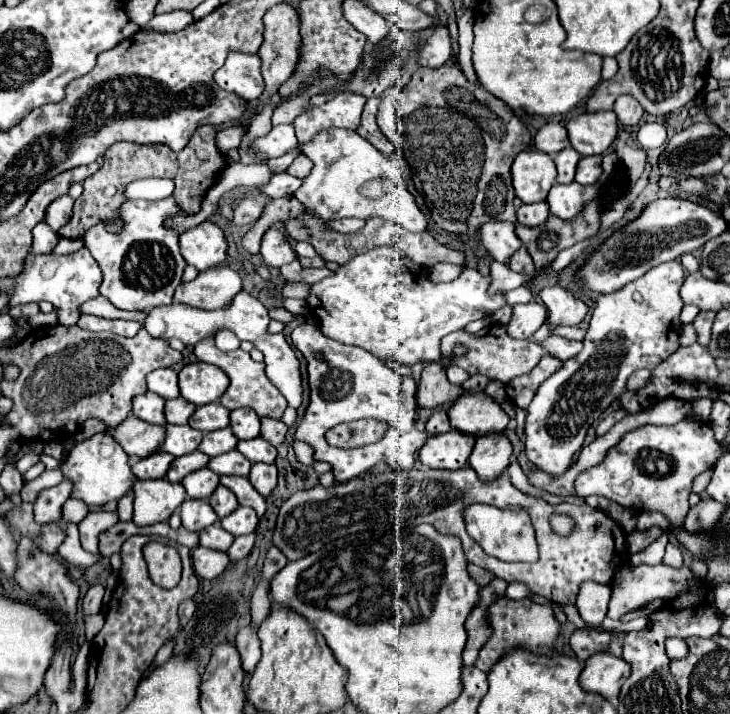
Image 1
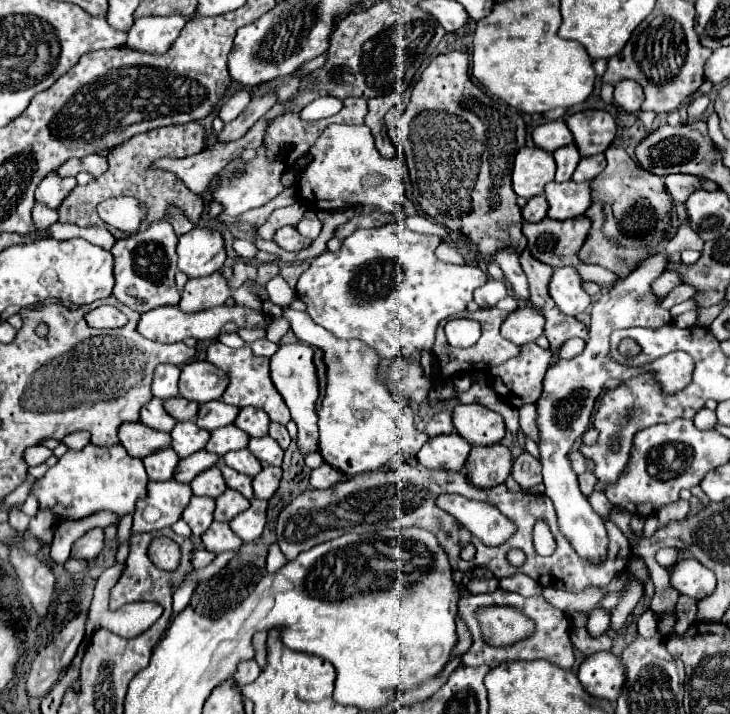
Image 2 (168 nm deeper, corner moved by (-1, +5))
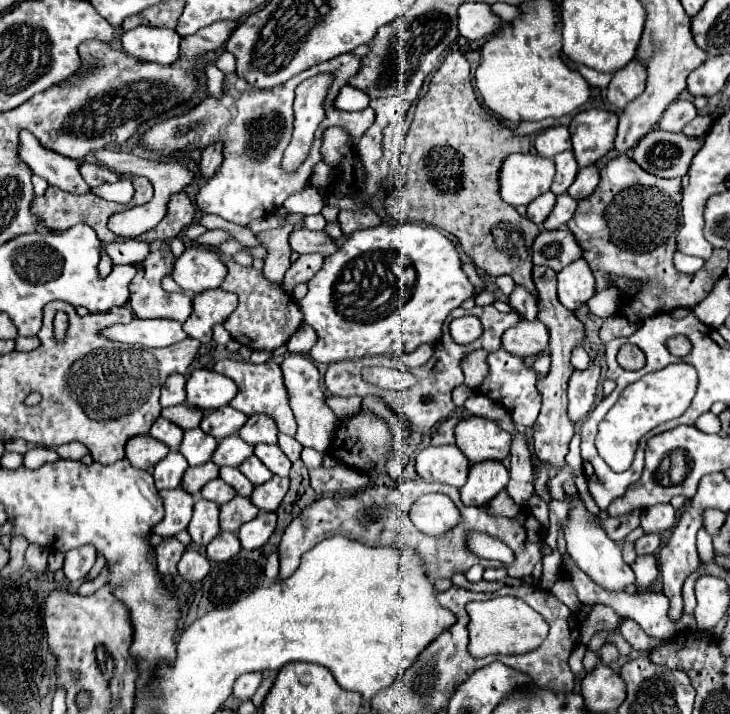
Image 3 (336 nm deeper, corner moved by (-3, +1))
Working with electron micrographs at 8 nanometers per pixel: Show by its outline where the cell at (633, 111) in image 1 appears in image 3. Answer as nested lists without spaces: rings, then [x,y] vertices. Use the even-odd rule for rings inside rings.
[[[634,58],[628,66],[616,72],[608,84],[608,102],[616,108],[624,108],[628,102],[638,98],[646,86],[646,66]]]

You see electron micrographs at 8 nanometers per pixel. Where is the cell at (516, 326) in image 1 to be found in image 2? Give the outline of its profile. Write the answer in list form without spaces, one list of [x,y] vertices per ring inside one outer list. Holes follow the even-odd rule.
[[[524,304],[510,312],[502,322],[502,336],[514,344],[528,344],[544,334],[544,318],[536,306]]]

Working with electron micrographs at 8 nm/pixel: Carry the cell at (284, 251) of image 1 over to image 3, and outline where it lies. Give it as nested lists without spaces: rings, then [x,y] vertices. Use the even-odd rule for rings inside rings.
[[[300,228],[294,230],[290,234],[290,246],[292,250],[296,250],[298,254],[306,254],[306,252],[320,252],[322,256],[330,256],[338,250],[336,240],[332,240],[324,230],[308,230],[308,228]]]

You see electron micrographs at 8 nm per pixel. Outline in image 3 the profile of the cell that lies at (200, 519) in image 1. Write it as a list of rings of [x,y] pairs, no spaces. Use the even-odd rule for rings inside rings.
[[[198,500],[194,504],[194,516],[190,520],[188,532],[194,544],[208,546],[208,542],[212,542],[212,538],[216,538],[216,534],[220,532],[218,504],[210,500]]]

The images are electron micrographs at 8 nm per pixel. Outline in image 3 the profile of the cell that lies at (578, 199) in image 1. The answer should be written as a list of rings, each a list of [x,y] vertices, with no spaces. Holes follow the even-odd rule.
[[[560,194],[558,200],[556,200],[556,206],[552,210],[552,214],[544,222],[544,228],[546,230],[558,230],[560,226],[566,226],[568,220],[572,218],[576,206],[578,206],[578,202],[574,198],[570,198],[568,194]]]

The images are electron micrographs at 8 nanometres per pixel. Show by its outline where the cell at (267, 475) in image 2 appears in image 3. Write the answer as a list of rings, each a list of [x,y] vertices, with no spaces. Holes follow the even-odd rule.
[[[272,476],[266,484],[256,486],[250,500],[264,512],[276,512],[288,490],[288,478]]]

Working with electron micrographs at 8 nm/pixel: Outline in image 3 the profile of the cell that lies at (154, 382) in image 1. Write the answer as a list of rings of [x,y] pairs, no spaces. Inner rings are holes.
[[[172,374],[168,376],[168,382],[164,384],[162,396],[160,396],[160,404],[166,406],[176,406],[176,404],[184,404],[186,402],[186,392],[184,392],[184,384],[186,378],[182,374]]]

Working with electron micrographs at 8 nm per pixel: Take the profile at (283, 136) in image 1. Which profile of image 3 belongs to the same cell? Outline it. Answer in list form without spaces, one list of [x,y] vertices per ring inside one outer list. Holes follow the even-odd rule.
[[[344,86],[340,90],[334,106],[340,108],[340,110],[350,110],[352,112],[352,110],[364,110],[368,106],[368,102],[370,102],[368,94],[364,94],[362,90],[356,90],[352,86]]]

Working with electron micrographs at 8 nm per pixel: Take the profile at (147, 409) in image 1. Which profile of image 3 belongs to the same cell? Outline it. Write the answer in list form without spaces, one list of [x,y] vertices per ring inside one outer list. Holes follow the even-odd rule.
[[[158,418],[150,430],[150,436],[164,442],[168,448],[172,450],[178,450],[180,448],[180,442],[182,442],[182,436],[184,436],[184,430],[178,428],[176,424],[164,420],[164,418]]]

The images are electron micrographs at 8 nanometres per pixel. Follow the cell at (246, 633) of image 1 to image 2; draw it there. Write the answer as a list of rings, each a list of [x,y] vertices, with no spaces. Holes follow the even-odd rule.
[[[250,660],[250,662],[242,662],[242,666],[238,666],[234,678],[236,678],[236,684],[238,686],[244,686],[244,684],[250,684],[258,678],[260,674],[260,666],[256,664],[256,660]]]

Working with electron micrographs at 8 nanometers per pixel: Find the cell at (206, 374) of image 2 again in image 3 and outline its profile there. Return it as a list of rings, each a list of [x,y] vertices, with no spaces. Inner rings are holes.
[[[198,368],[186,382],[186,402],[200,410],[216,410],[236,396],[236,384],[210,368]]]

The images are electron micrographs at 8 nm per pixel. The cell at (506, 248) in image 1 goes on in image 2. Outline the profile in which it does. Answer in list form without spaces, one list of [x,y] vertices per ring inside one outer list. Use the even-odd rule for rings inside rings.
[[[498,250],[498,254],[494,254],[492,260],[502,268],[504,276],[512,288],[512,294],[518,300],[528,302],[528,282],[526,282],[522,268],[520,268],[518,254],[514,254],[514,250]]]

